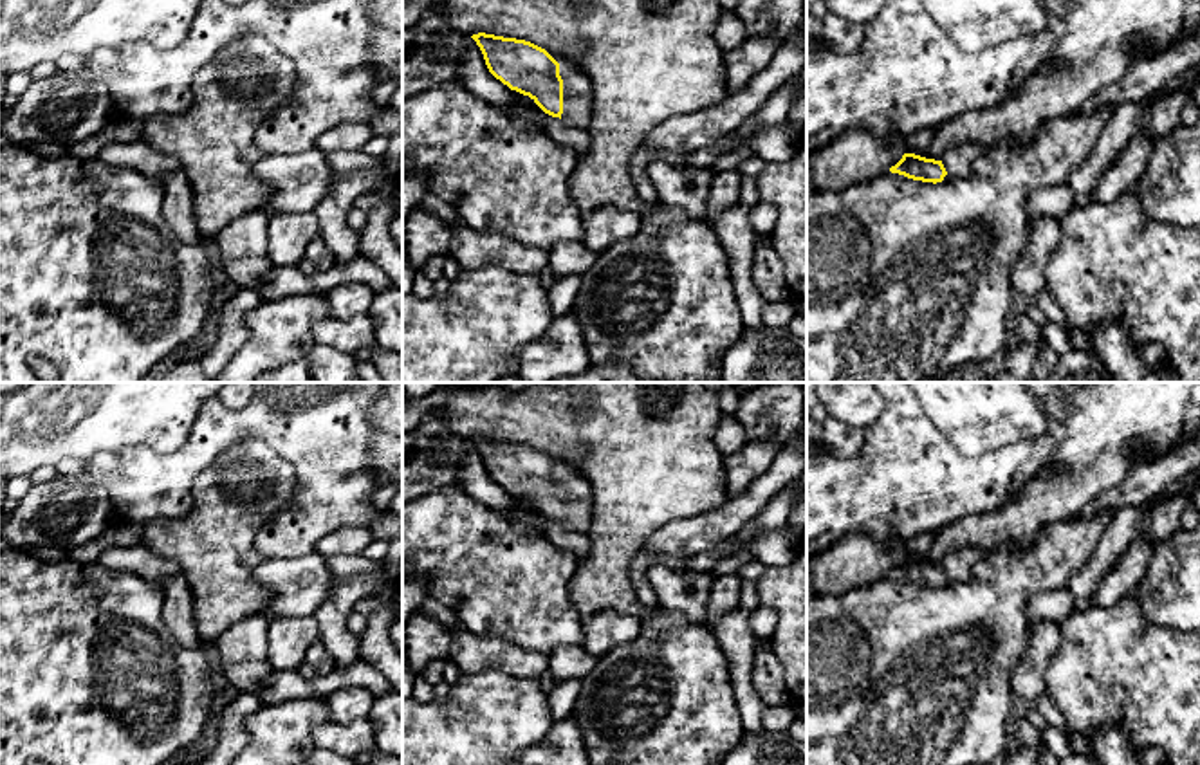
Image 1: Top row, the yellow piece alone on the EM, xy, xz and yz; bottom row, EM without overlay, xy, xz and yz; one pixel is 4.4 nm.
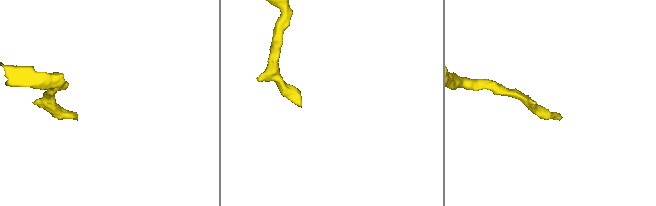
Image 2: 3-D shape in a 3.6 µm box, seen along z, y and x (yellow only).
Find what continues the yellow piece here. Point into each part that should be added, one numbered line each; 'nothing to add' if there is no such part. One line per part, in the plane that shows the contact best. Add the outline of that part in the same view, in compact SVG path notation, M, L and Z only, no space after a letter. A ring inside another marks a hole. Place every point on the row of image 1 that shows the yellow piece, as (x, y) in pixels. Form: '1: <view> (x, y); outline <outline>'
1: xz (576, 89); outline M559 65L559 76L563 79L561 121L567 126L577 126L586 132L592 108L592 85L581 70L570 65Z

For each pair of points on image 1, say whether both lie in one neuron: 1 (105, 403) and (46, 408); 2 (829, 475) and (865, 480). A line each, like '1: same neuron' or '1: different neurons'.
1: same neuron
2: same neuron

